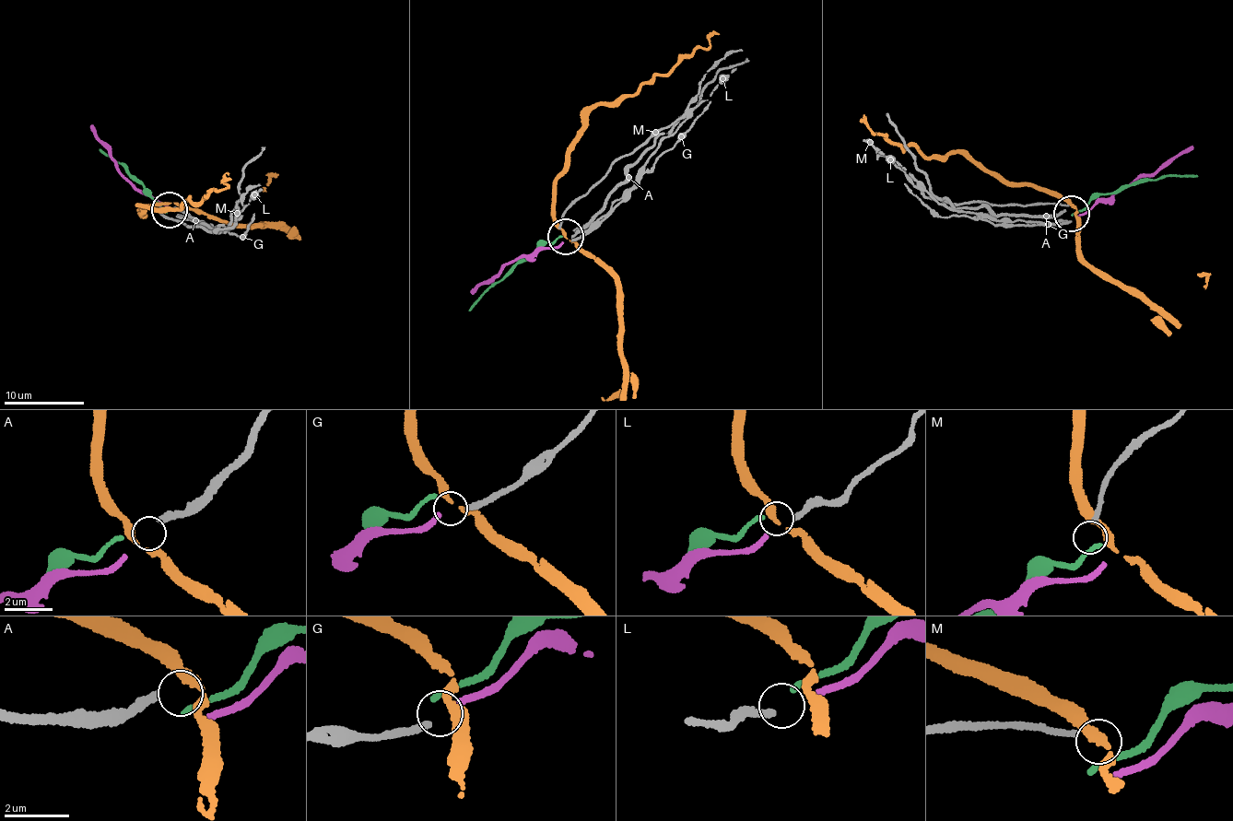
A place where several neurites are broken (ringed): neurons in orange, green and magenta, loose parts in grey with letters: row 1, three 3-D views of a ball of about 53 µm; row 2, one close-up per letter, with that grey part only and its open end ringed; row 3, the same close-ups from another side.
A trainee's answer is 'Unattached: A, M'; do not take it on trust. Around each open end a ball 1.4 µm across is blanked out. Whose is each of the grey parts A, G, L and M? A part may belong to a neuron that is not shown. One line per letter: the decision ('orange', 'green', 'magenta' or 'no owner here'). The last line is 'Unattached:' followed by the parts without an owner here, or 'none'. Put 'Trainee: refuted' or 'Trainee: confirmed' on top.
Trainee: confirmed
A: no owner here
G: magenta
L: green
M: no owner here
Unattached: A, M

